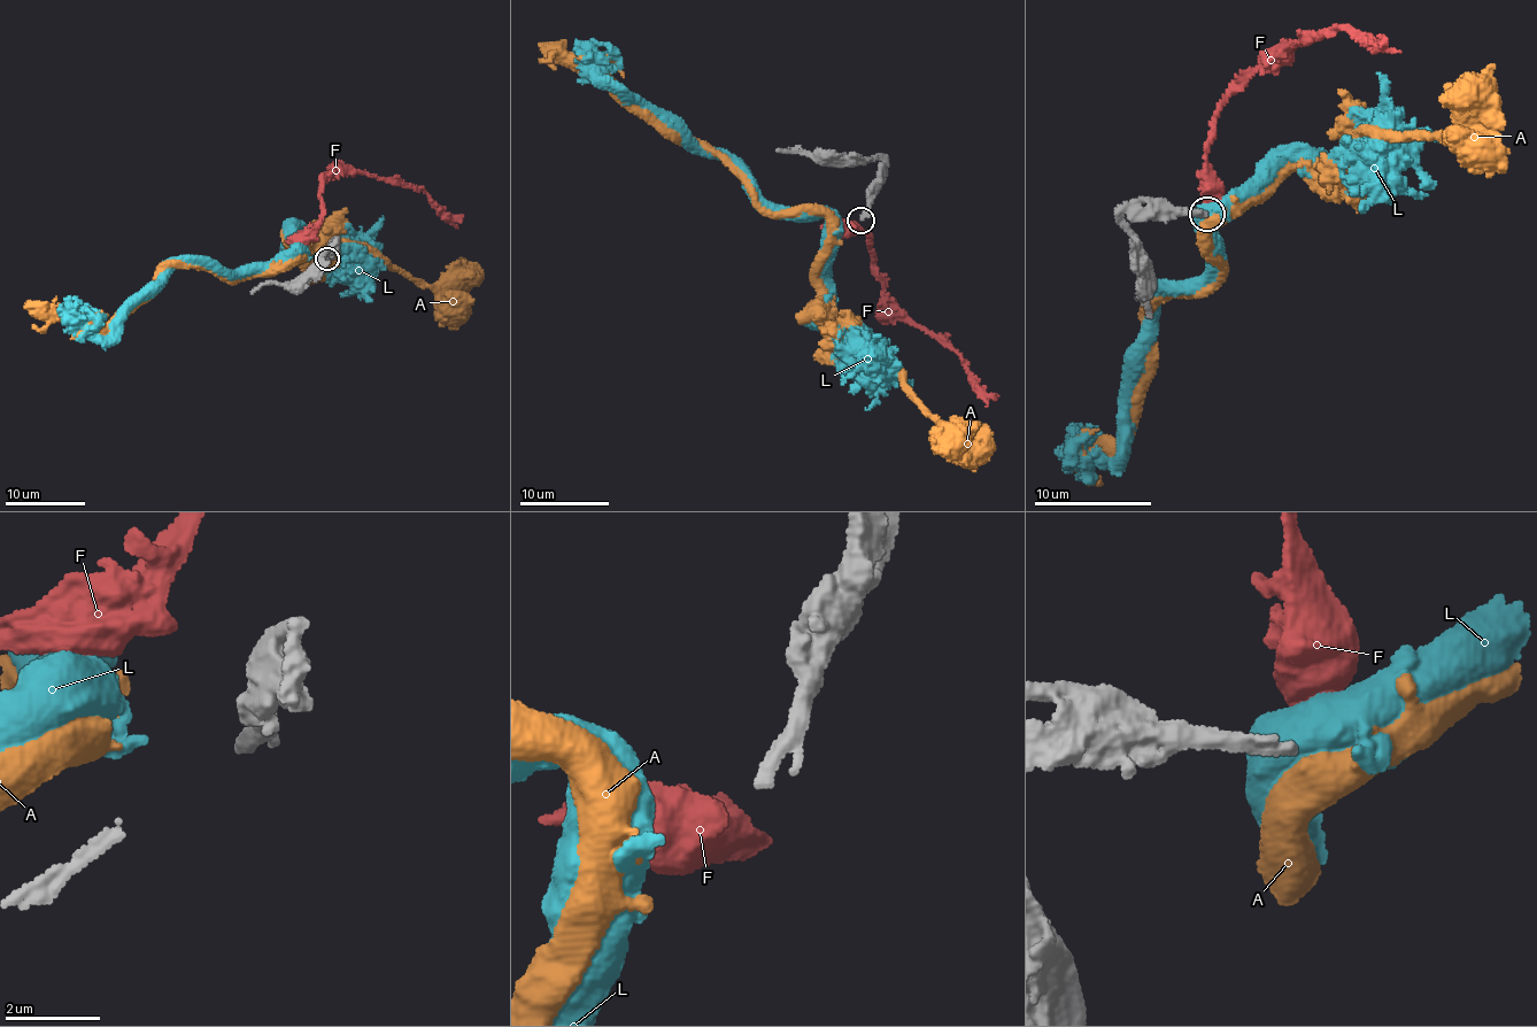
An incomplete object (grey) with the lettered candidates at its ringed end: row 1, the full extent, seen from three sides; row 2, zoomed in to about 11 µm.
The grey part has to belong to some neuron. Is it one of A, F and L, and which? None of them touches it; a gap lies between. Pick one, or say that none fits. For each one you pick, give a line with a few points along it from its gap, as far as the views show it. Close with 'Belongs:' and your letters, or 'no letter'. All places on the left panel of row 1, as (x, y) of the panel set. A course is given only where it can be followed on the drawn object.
Belongs: no letter

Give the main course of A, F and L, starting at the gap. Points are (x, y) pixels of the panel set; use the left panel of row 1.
A: (306, 257), (239, 279), (171, 265), (143, 300), (101, 327), (38, 317), (24, 306)
F: (317, 240), (319, 193), (331, 172), (357, 171), (416, 185), (456, 228)
L: (311, 257), (304, 253), (277, 255), (239, 272), (183, 263), (171, 271), (156, 293), (102, 336), (60, 304)

